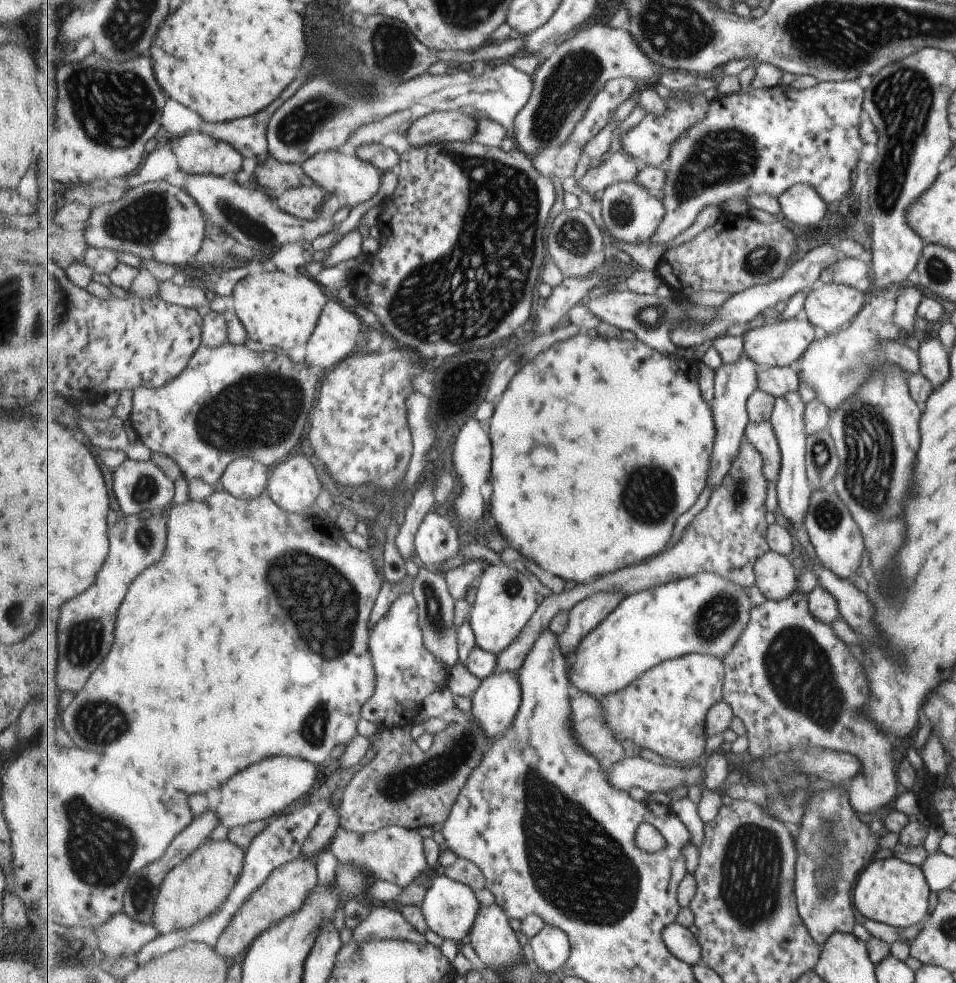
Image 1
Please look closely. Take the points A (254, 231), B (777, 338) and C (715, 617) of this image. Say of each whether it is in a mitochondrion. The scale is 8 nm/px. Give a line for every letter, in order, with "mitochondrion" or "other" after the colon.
A: mitochondrion
B: other
C: mitochondrion

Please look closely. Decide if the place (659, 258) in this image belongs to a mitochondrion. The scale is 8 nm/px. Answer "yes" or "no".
no

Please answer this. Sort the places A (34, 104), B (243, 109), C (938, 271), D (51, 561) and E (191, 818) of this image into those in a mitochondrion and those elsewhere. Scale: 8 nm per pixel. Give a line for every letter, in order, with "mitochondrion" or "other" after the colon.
A: other
B: other
C: mitochondrion
D: other
E: other

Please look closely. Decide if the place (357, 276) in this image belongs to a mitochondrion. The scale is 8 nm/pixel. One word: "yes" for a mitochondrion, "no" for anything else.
no

